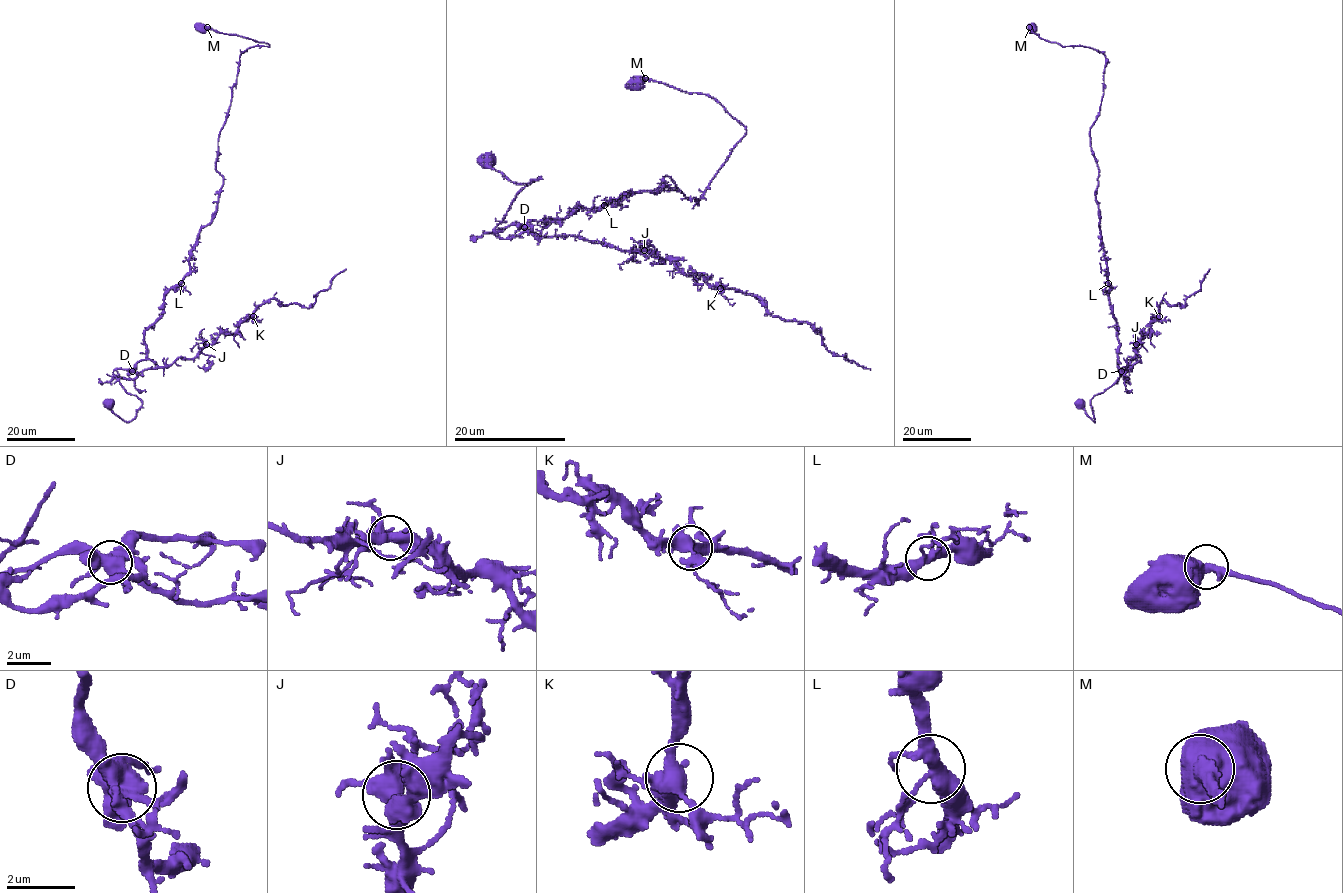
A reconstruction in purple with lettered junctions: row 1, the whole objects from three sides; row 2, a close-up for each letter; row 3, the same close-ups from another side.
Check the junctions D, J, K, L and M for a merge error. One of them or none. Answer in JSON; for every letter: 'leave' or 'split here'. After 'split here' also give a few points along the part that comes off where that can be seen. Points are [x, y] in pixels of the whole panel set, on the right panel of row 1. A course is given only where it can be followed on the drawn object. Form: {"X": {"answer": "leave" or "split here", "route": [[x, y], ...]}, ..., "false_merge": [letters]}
{"D": {"answer": "split here", "route": [[1121, 371], [1136, 358], [1142, 333], [1150, 333], [1163, 299], [1181, 308], [1201, 289], [1210, 269]]}, "J": {"answer": "leave"}, "K": {"answer": "leave"}, "L": {"answer": "leave"}, "M": {"answer": "leave"}, "false_merge": ["D"]}

